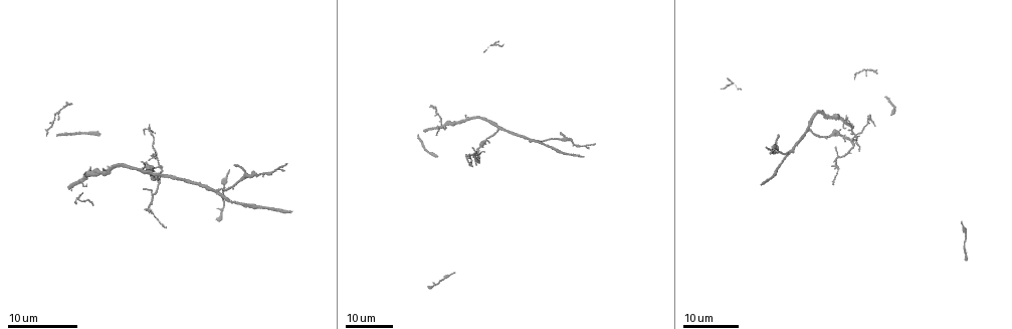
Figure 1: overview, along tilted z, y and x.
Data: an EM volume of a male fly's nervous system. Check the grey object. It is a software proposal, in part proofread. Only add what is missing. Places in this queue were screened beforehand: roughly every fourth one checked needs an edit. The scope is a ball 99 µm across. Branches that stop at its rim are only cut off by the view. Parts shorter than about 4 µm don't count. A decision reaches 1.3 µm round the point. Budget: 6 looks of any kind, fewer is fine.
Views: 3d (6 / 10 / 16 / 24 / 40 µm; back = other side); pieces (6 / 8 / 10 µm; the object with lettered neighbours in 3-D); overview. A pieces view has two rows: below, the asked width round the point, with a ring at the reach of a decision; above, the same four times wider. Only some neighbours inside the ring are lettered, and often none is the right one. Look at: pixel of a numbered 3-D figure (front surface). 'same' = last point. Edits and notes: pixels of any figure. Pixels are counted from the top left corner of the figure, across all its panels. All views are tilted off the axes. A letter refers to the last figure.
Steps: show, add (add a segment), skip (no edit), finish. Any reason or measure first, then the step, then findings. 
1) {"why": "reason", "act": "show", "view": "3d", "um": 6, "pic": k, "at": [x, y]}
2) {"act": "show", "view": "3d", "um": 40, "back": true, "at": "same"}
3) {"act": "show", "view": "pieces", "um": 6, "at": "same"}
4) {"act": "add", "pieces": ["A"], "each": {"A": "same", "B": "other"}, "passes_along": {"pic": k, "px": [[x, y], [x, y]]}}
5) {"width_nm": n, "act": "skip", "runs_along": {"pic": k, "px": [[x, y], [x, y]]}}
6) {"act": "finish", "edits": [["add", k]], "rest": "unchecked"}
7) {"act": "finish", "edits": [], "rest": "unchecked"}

{"why": "branch stops here", "act": "show", "view": "3d", "um": 24, "pic": 1, "at": [291, 211]}

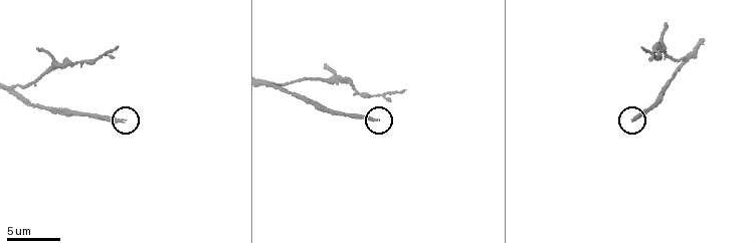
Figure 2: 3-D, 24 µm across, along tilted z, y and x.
{"why": "see the neighbours", "act": "show", "view": "pieces", "um": 6, "pic": 2, "at": [378, 121]}

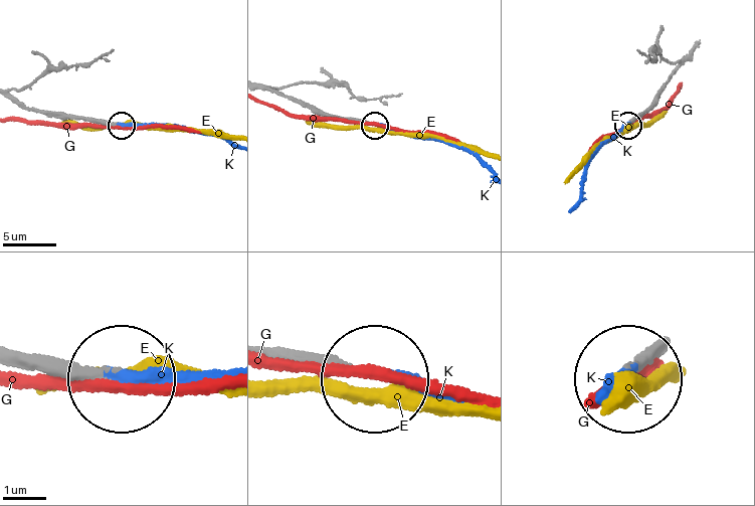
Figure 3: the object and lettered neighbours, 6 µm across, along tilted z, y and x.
{"width_nm": 150, "act": "add", "pieces": ["K"], "each": {"E": "other", "G": "other", "K": "same"}, "passes_along": {"pic": 3, "px": [[654, 360], [628, 364], [600, 389]]}, "found": "the cell continues"}

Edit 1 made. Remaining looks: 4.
{"why": "branch stops here", "act": "show", "view": "pieces", "um": 10, "pic": 2, "at": [326, 66]}

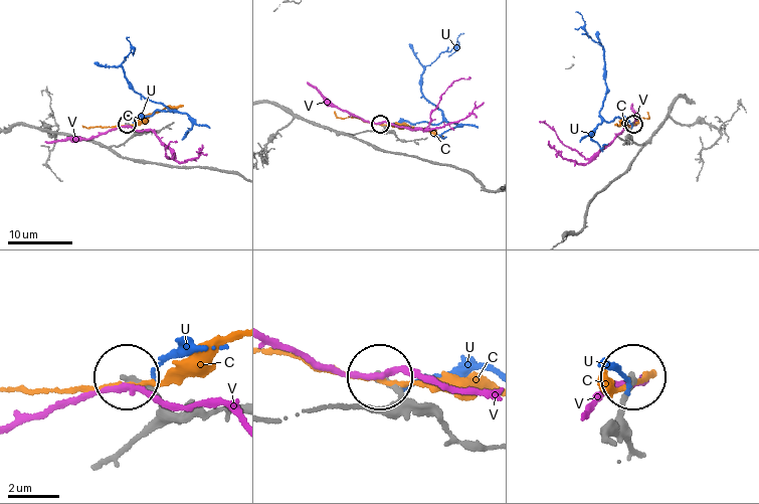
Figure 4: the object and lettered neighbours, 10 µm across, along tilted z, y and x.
{"act": "skip", "each": {"C": "other", "U": "other", "V": "other"}, "runs_along": {"pic": 4, "px": [[637, 449], [621, 418], [636, 378]]}, "found": "no lettered segment goes on from it"}

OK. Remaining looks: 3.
{"why": "end of a long branch", "act": "show", "view": "3d", "um": 24, "pic": 1, "at": [97, 135]}

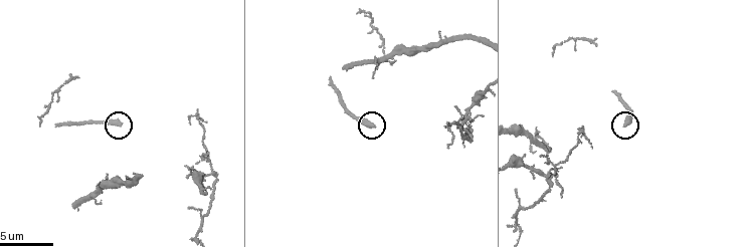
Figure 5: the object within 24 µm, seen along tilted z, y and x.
{"why": "what lies round it", "act": "show", "view": "pieces", "um": 8, "pic": 5, "at": [117, 123]}

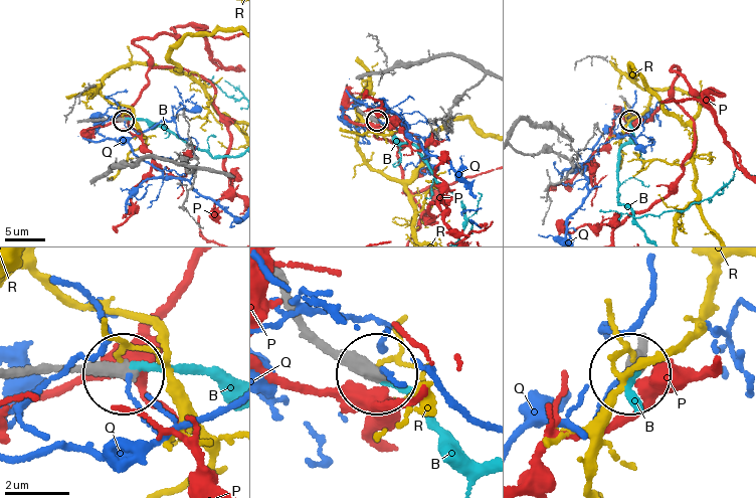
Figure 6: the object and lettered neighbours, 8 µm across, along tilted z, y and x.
{"act": "add", "pieces": ["B"], "each": {"B": "same", "P": "other", "Q": "other", "R": "other"}, "passes_along": {"pic": 6, "px": [[126, 120], [162, 126], [216, 156], [232, 156]]}, "found": "the cell continues"}

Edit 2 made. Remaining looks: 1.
{"act": "finish", "edits": [["add", 3], ["add", 6]], "rest": "unchecked"}

